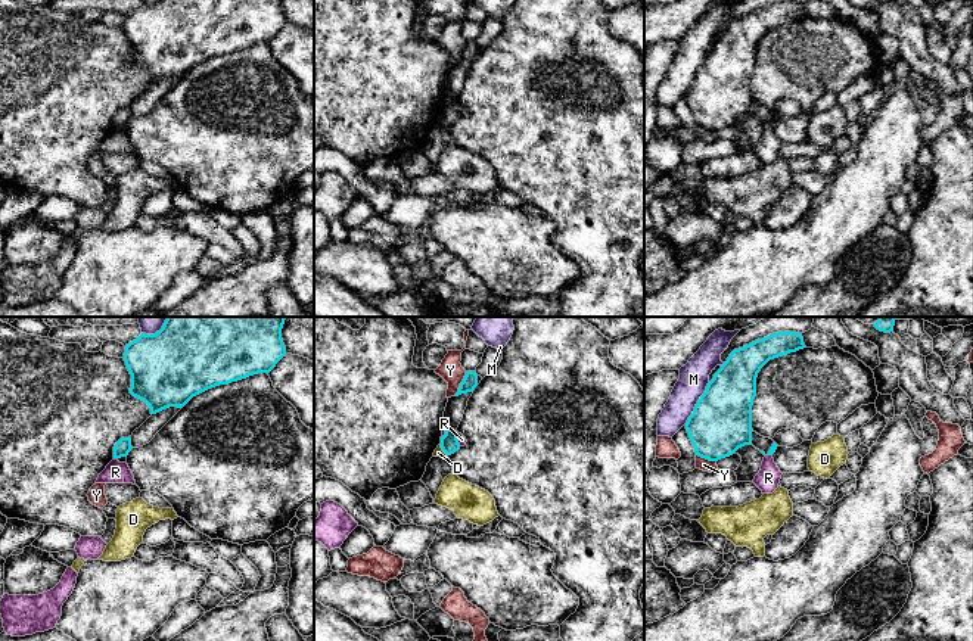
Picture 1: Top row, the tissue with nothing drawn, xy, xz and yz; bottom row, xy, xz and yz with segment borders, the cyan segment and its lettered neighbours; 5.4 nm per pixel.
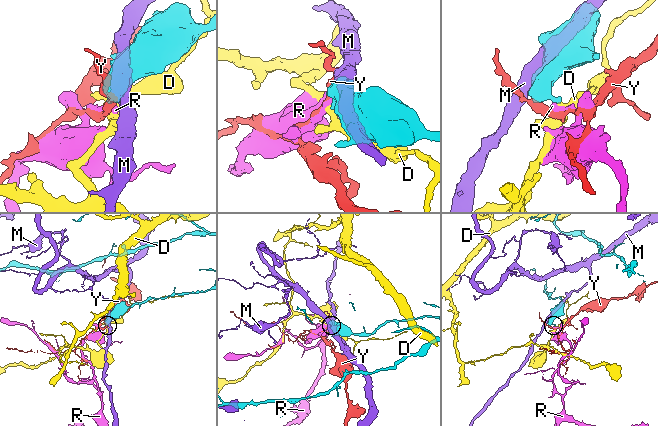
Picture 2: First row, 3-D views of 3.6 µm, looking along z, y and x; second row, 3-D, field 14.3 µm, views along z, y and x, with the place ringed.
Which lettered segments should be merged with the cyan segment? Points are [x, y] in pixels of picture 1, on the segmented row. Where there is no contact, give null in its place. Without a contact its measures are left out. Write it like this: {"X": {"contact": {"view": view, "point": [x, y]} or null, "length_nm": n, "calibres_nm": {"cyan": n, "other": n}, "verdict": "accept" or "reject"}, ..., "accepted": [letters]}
{"D": {"contact": {"view": "xz", "point": [443, 450]}, "length_nm": 80, "calibres_nm": {"cyan": 100, "other": 50}, "verdict": "reject"}, "M": {"contact": {"view": "yz", "point": [696, 404]}, "length_nm": 280, "calibres_nm": {"cyan": 340, "other": 160}, "verdict": "reject"}, "R": {"contact": {"view": "xz", "point": [457, 439]}, "length_nm": 80, "calibres_nm": {"cyan": 100, "other": 50}, "verdict": "reject"}, "Y": {"contact": {"view": "xz", "point": [460, 383]}, "length_nm": 150, "calibres_nm": {"cyan": 80, "other": 120}, "verdict": "reject"}, "accepted": []}

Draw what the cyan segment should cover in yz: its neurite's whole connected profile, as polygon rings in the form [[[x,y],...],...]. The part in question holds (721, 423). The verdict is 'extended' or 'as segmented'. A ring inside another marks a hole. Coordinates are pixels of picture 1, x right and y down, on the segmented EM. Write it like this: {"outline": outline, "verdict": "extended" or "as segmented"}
{"outline": [[[778,332],[734,349],[708,383],[686,423],[696,455],[718,461],[752,445],[758,373],[770,360],[803,348],[802,333]]], "verdict": "as segmented"}

